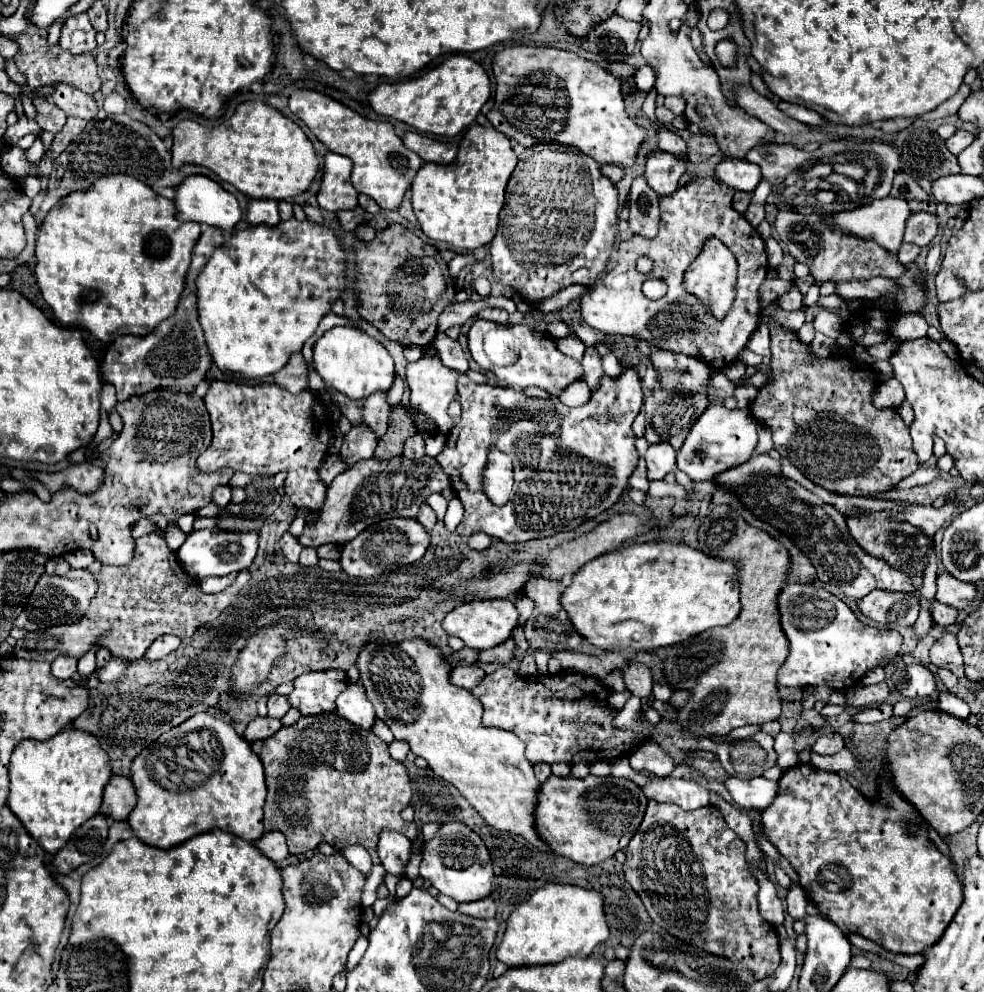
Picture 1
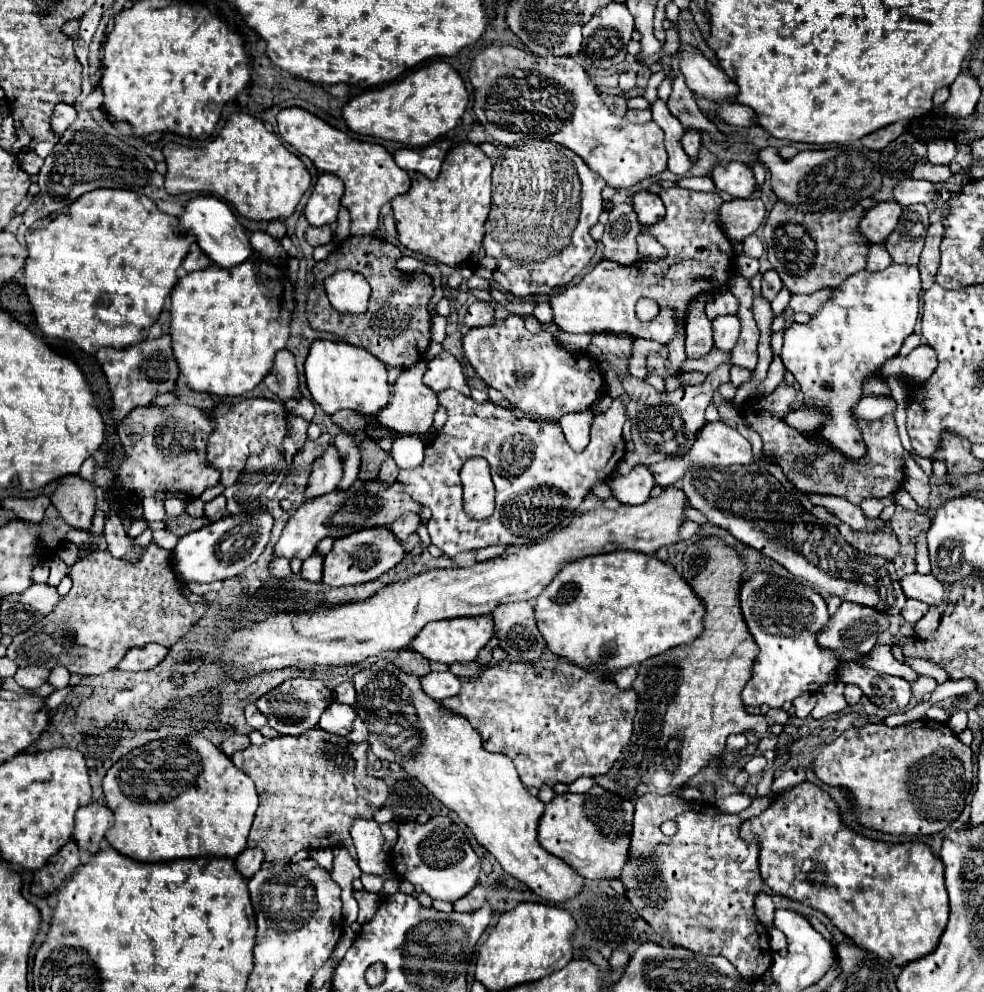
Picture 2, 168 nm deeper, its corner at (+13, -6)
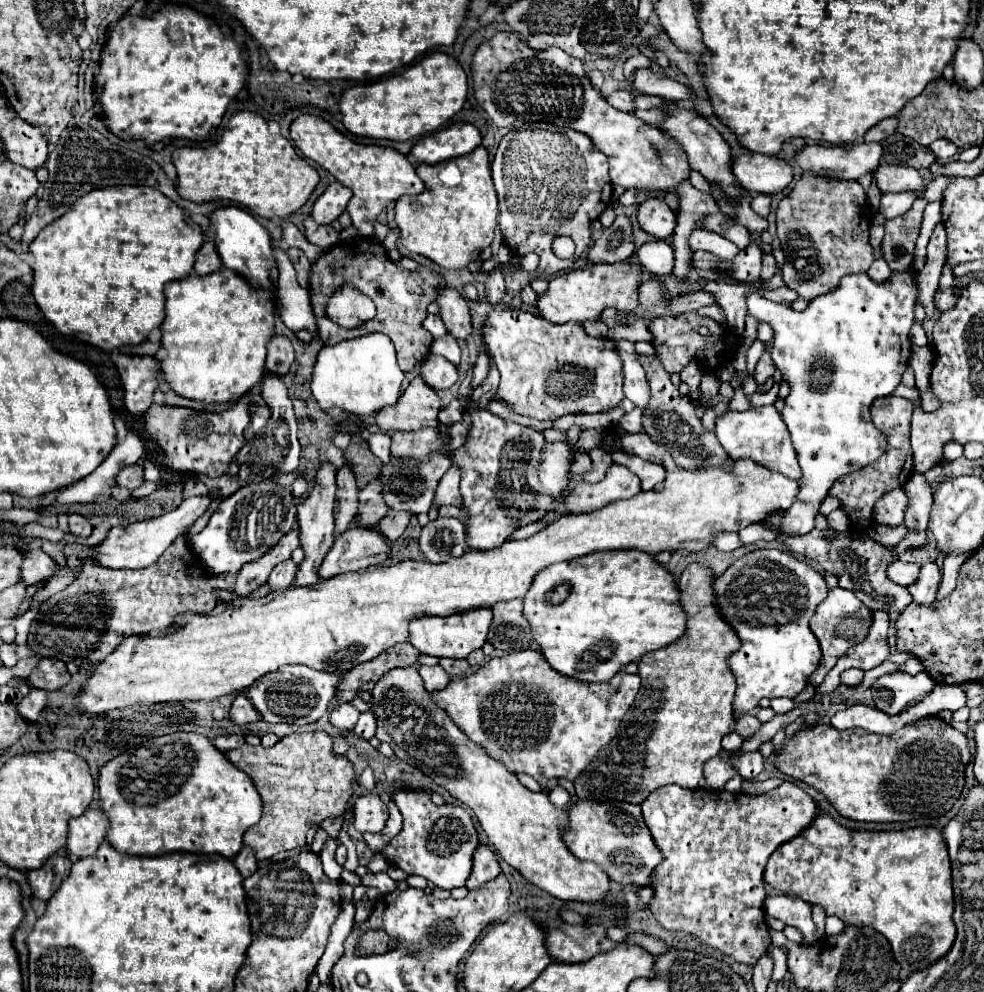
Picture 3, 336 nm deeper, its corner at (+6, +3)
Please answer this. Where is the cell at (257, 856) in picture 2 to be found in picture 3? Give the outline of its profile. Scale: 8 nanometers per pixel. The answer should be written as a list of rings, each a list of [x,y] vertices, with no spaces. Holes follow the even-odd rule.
[[[243,846],[241,848],[241,852],[235,856],[235,866],[237,866],[237,870],[241,872],[241,876],[243,878],[247,878],[247,876],[251,876],[253,872],[257,872],[257,858],[255,858],[255,850],[253,848],[249,848],[249,846]]]

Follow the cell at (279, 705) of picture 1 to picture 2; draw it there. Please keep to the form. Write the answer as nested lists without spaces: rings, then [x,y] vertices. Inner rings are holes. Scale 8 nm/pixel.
[[[244,707],[244,717],[246,717],[246,723],[254,729],[262,729],[268,723],[266,717],[262,717],[262,713],[256,707]]]

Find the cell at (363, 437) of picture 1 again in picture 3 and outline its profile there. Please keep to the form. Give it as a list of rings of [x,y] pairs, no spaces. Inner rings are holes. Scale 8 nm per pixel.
[[[323,462],[317,470],[317,476],[313,480],[309,496],[297,506],[297,524],[301,530],[301,548],[305,552],[305,560],[297,568],[297,576],[295,576],[297,586],[311,586],[311,584],[317,584],[321,580],[319,578],[319,566],[335,542],[335,522],[333,522],[333,508],[337,502],[335,494],[337,494],[337,468],[331,462]]]

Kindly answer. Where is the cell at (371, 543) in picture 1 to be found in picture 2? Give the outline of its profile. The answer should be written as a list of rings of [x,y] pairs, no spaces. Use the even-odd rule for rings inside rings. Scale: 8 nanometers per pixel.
[[[374,527],[374,529],[362,529],[358,533],[350,533],[346,537],[340,537],[334,541],[334,547],[324,557],[324,569],[322,569],[322,581],[326,585],[358,585],[366,581],[374,581],[388,569],[400,563],[404,557],[402,543],[388,531],[386,527]]]

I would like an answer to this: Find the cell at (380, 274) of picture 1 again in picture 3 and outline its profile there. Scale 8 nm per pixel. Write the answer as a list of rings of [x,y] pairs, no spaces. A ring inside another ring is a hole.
[[[353,238],[345,240],[333,248],[329,248],[311,268],[311,306],[317,318],[317,328],[319,328],[319,338],[325,344],[335,344],[341,340],[357,338],[369,332],[381,332],[391,338],[395,352],[397,352],[397,364],[403,372],[413,370],[425,356],[429,354],[433,336],[423,328],[423,320],[427,318],[427,306],[437,300],[439,286],[443,284],[443,276],[433,272],[433,270],[403,270],[397,264],[393,264],[385,252],[385,248],[375,242],[373,238]],[[343,258],[343,260],[341,260]],[[343,284],[355,284],[357,290],[367,294],[375,306],[377,306],[377,316],[373,320],[367,320],[359,328],[345,330],[337,326],[325,312],[329,298],[337,288]],[[389,288],[393,292],[389,292]]]

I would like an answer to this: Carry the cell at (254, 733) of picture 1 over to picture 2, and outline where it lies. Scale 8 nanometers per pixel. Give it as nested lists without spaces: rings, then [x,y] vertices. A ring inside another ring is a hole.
[[[230,735],[230,737],[220,745],[222,753],[228,755],[228,757],[232,757],[232,753],[242,751],[242,749],[246,749],[246,747],[250,747],[248,735]]]

